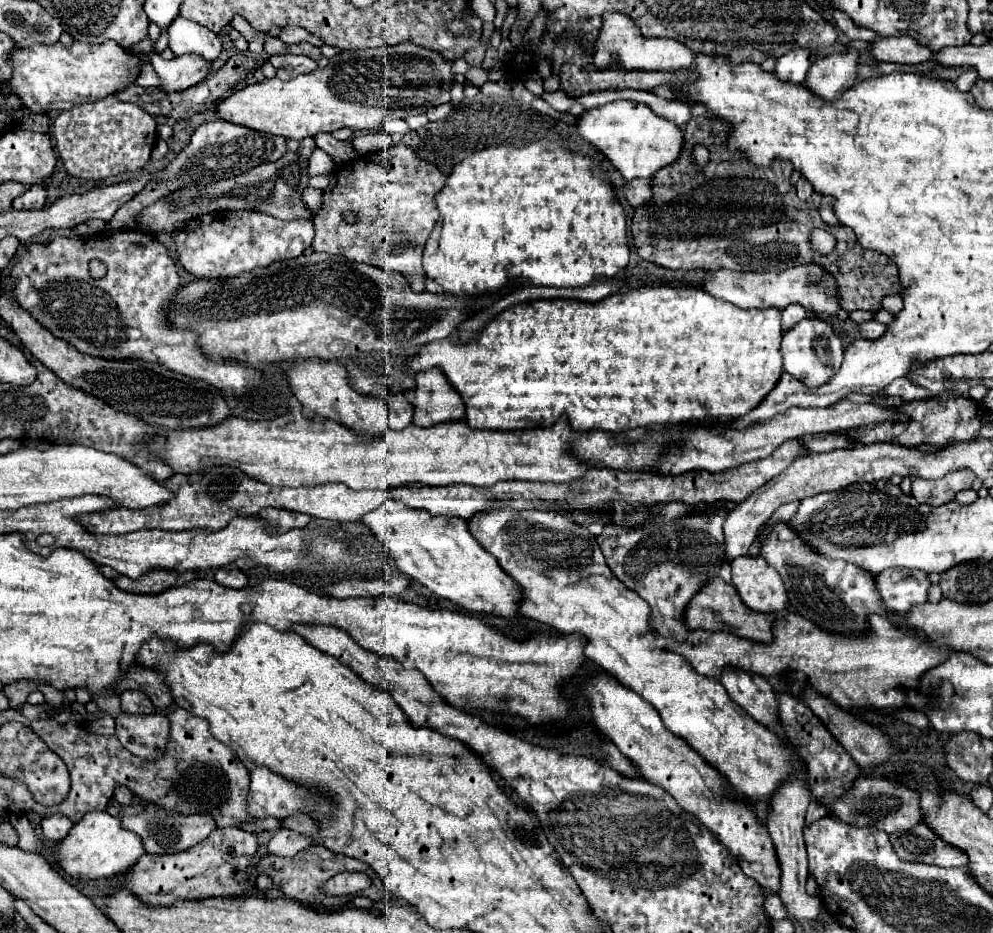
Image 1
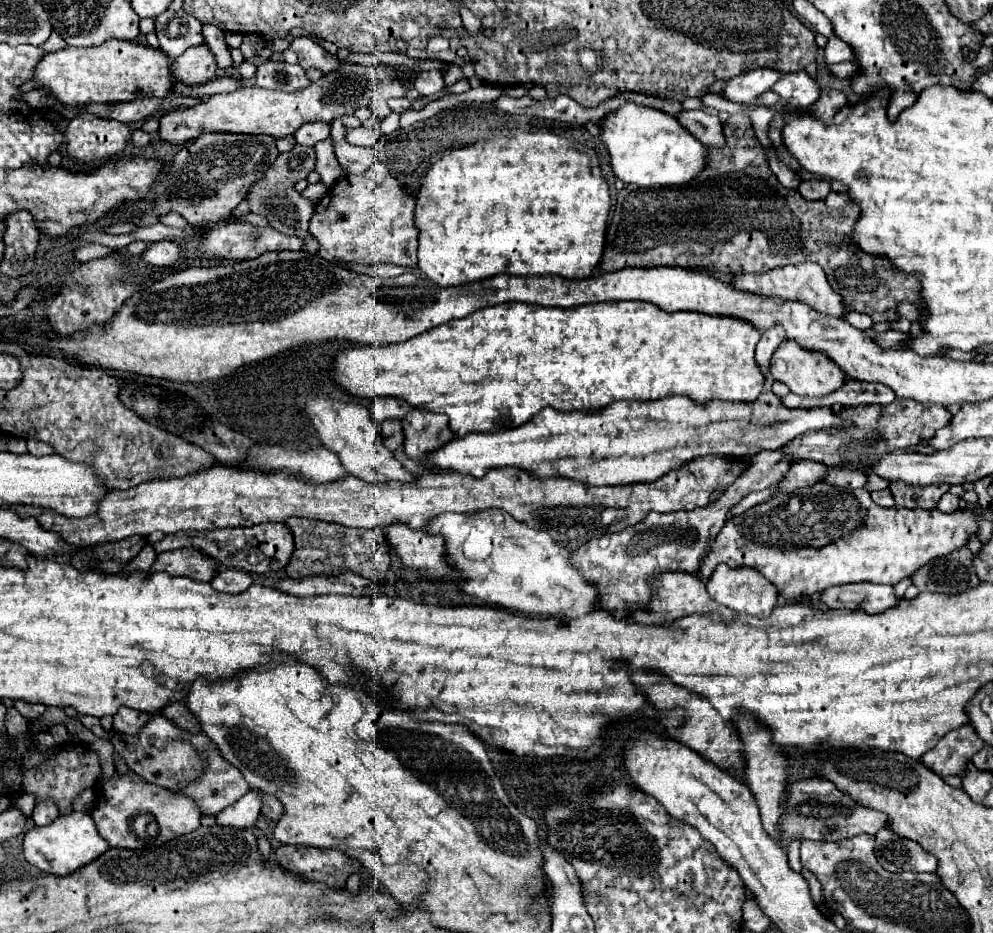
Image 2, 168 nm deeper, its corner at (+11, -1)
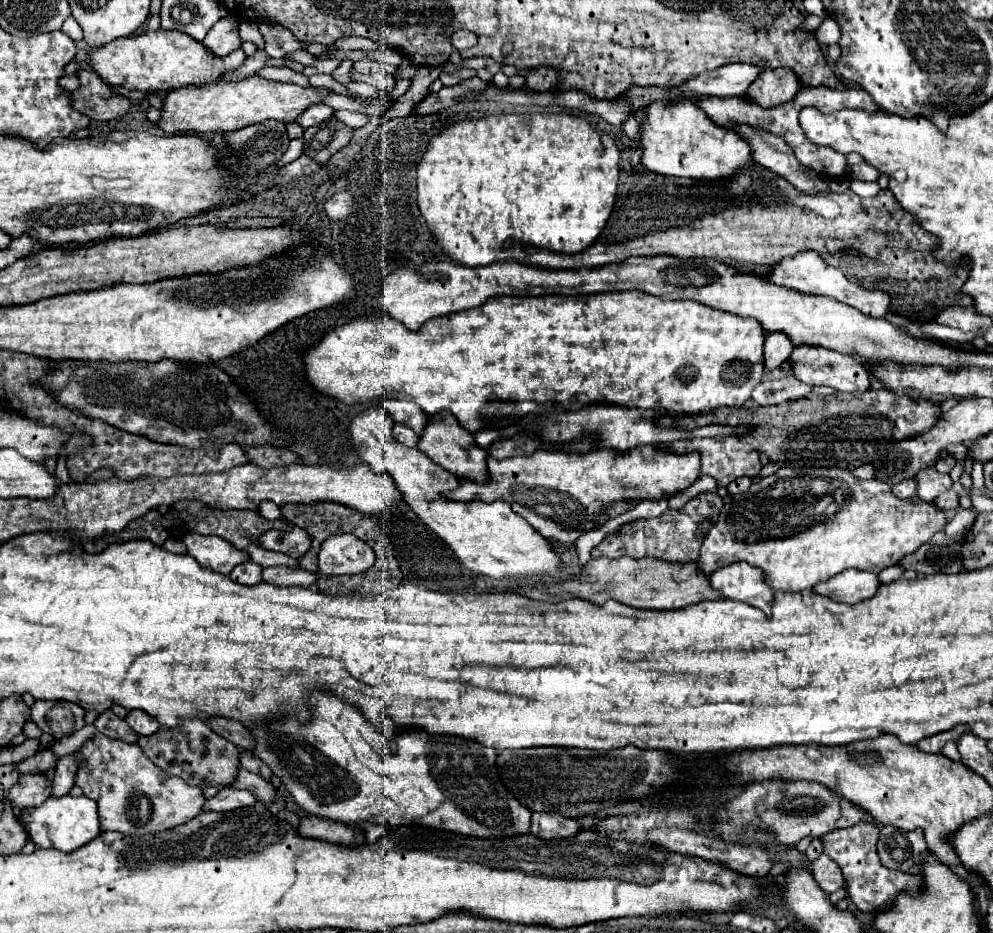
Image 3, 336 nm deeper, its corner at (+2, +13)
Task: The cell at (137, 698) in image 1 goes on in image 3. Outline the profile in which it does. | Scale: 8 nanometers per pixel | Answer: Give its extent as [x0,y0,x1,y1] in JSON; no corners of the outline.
[125,709,161,735]

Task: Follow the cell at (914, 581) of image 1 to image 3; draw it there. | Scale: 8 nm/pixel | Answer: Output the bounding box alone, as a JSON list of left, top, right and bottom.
[813,569,881,603]

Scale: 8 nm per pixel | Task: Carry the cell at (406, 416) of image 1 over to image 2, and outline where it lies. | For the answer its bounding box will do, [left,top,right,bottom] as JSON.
[382,421,404,451]

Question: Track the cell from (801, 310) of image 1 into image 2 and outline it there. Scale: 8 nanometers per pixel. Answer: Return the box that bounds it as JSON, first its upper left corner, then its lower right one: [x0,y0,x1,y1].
[756,327,786,375]

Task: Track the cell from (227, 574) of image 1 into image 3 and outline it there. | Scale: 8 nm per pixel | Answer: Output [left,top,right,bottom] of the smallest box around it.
[229,561,261,585]

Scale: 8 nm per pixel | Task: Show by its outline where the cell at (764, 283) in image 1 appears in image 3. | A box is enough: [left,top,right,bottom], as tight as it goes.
[767,251,891,317]

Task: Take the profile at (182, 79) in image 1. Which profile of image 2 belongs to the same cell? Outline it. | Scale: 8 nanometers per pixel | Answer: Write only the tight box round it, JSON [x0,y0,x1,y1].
[172,43,218,85]

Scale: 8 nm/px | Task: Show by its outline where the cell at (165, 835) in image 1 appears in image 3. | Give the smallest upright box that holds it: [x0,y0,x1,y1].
[75,733,205,835]

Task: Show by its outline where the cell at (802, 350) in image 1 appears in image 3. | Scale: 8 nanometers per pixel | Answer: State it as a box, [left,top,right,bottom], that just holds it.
[791,345,869,393]

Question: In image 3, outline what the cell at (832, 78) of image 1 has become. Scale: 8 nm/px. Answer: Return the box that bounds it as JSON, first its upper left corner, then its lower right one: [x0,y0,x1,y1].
[749,69,803,107]

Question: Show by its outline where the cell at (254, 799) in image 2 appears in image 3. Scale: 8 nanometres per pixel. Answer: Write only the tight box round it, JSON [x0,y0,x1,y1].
[205,787,257,811]

